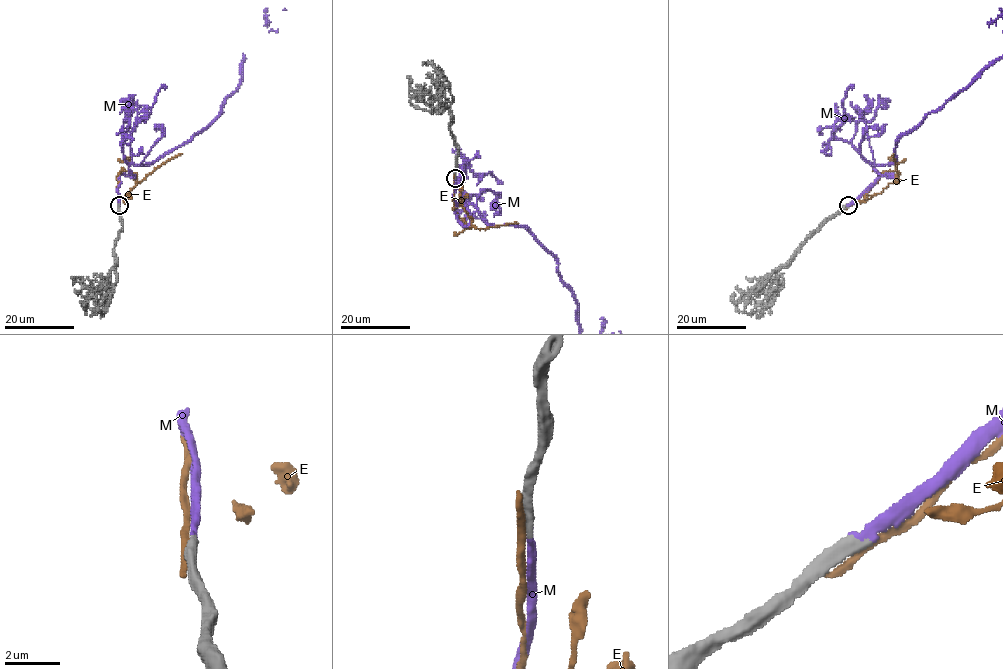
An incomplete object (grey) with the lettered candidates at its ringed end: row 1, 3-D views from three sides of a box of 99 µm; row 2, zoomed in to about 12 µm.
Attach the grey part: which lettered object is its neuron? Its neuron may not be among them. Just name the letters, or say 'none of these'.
M

